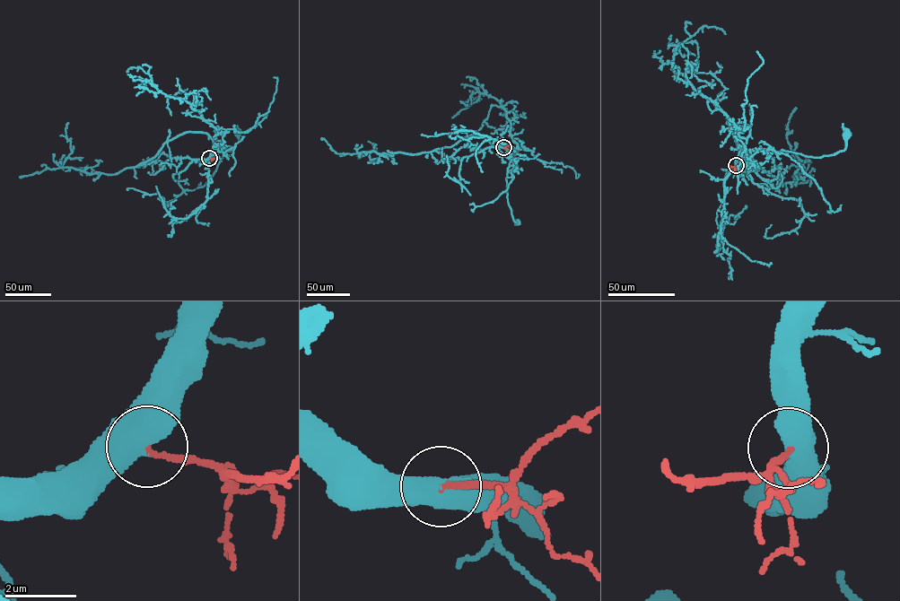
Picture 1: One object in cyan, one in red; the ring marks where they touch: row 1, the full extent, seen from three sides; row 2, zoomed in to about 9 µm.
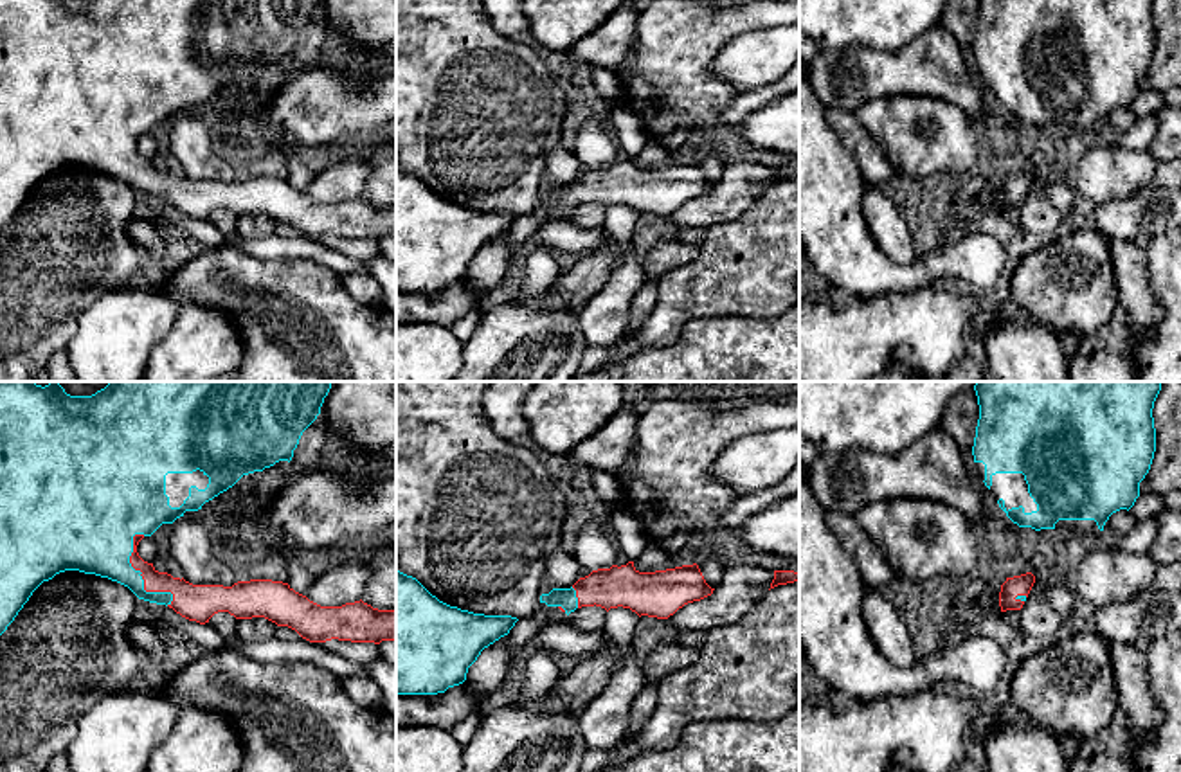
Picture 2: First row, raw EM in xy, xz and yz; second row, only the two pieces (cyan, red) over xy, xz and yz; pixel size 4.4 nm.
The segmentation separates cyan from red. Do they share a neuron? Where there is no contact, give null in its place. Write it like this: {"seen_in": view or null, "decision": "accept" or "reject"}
{"seen_in": "xy", "decision": "accept"}

